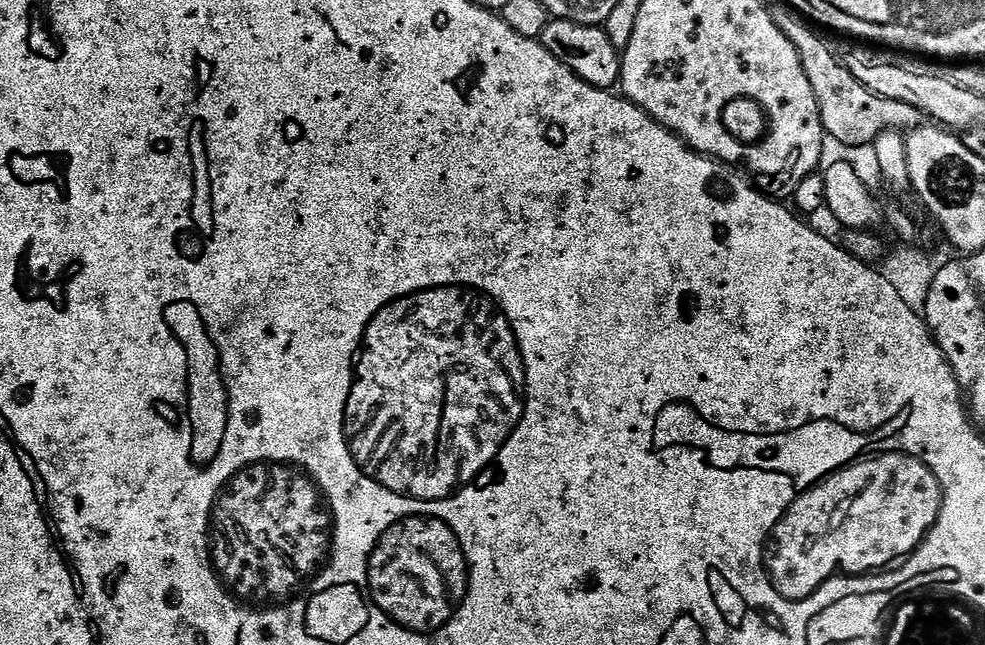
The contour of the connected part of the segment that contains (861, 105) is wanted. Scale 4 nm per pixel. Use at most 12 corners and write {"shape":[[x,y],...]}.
{"shape":[[773,7],[818,98],[822,126],[848,148],[919,128],[906,102],[876,96],[803,19]]}

